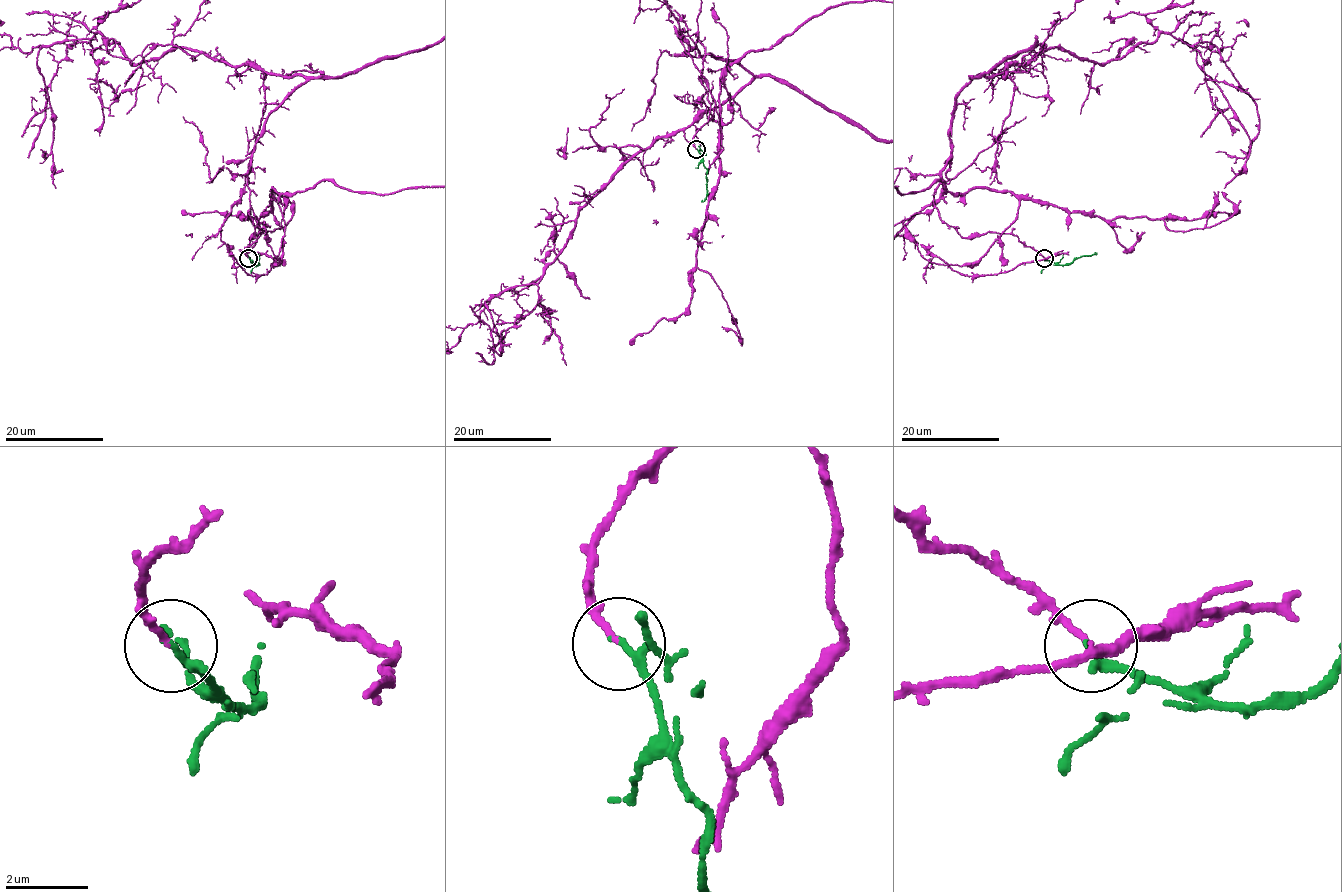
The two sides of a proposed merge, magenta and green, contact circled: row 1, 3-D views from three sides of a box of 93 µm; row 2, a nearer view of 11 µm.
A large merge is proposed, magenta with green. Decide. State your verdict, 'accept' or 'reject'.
accept

